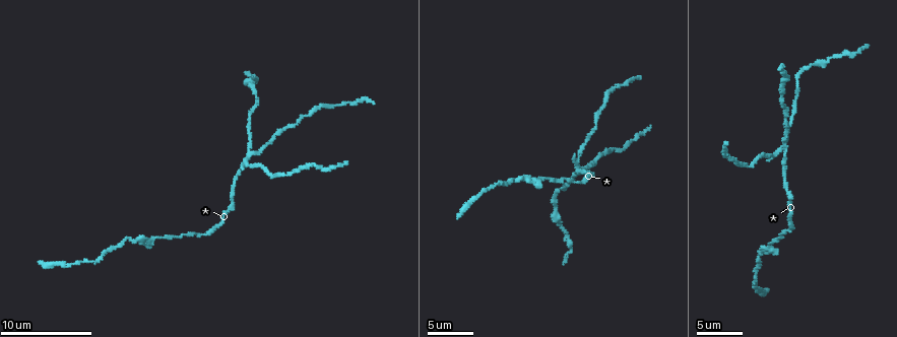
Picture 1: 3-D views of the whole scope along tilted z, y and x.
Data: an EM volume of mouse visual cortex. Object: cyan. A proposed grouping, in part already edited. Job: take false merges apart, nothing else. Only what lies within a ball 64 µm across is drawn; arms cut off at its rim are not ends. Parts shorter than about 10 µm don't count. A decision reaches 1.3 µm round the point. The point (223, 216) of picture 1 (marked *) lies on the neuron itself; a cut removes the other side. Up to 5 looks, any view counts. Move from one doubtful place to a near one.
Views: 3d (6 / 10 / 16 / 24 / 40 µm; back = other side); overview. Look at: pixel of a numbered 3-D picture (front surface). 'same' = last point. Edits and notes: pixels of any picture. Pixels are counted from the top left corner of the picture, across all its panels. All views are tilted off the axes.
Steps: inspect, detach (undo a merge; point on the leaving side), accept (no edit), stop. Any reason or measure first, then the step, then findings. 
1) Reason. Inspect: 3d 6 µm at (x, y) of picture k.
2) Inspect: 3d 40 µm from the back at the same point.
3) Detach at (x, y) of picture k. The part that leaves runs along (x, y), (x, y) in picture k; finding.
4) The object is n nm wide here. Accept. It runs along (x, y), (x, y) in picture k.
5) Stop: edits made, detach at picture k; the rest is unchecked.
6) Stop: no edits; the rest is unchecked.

Calibre changes. Inspect: 3d 10 µm at (157, 239) of picture 1.

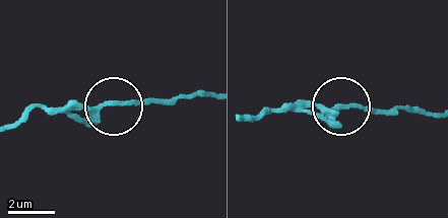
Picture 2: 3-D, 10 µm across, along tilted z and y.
Inspect: 3d 6 µm at (111, 102) of picture 2.

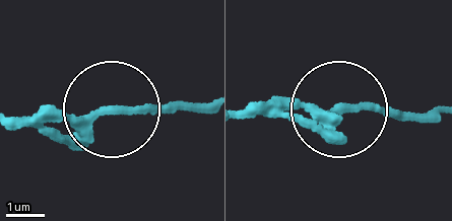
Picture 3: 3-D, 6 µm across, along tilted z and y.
Accept. It runs along (434, 108), (329, 112), (255, 100) in picture 3; all the same neuron.

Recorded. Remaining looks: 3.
Arms part here. Inspect: 3d 16 µm at (783, 139) of picture 1.

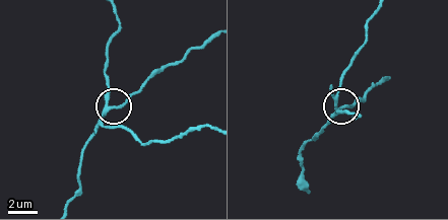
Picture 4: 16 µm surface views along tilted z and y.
Inspect: 3d 6 µm at (111, 105) of picture 4.

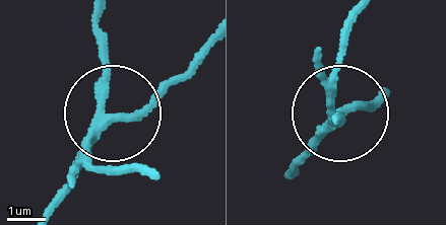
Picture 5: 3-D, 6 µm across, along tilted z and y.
The object is 210 nm wide here. Detach at (90, 165) of picture 5. Two neurons meet here.

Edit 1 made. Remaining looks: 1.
Calibre changes. Inspect: 3d 10 µm at (586, 173) of picture 1.

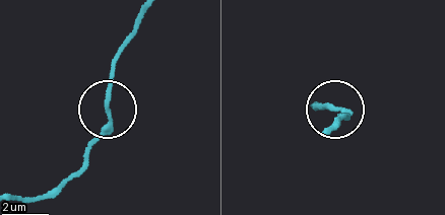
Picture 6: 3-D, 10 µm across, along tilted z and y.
Accept. It runs along (86, 150), (108, 118), (114, 54) in picture 6; continuous, no second neuron.

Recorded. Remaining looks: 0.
Stop: edits made, detach at picture 5; the rest is unchecked.

